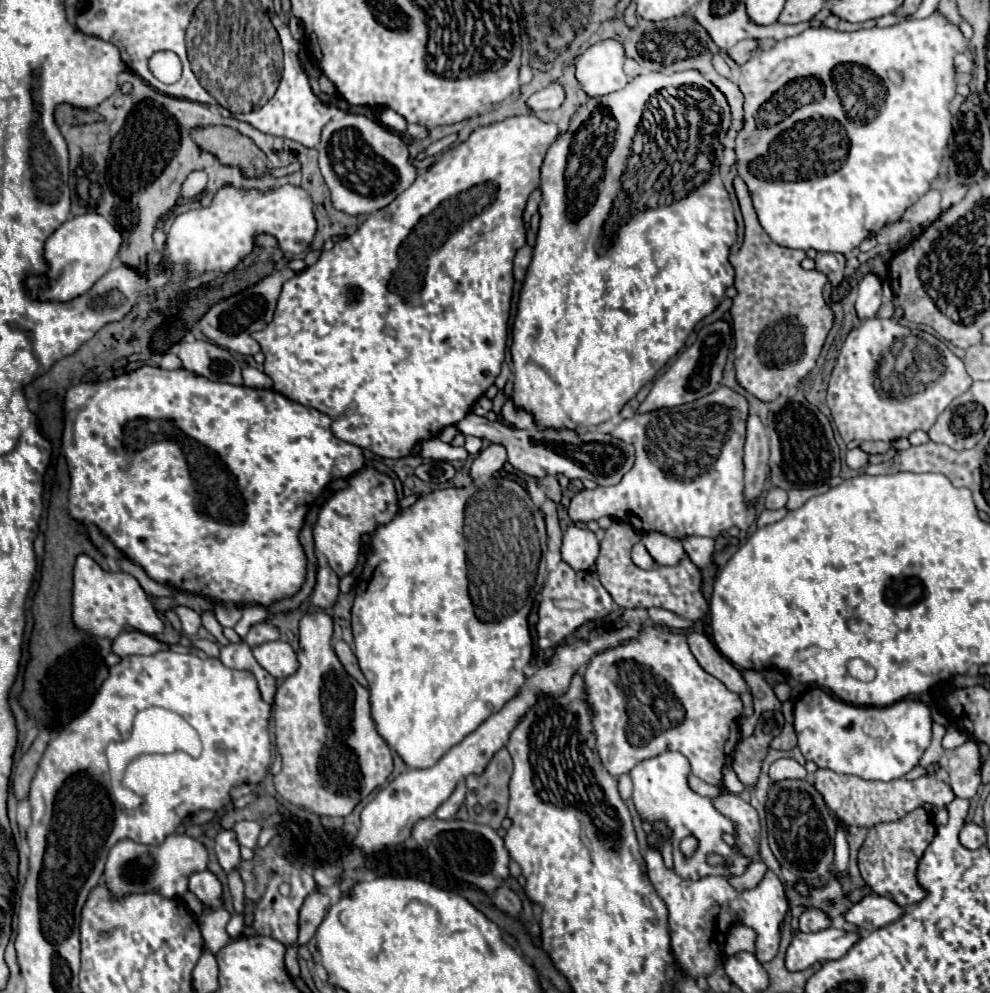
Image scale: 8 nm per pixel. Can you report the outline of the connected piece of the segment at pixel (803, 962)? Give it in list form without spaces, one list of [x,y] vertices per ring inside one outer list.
[[[827,928],[815,934],[797,932],[787,948],[785,964],[789,970],[805,970],[815,962],[843,958],[855,946],[855,942],[859,942],[859,938],[861,936],[855,932],[837,928]]]

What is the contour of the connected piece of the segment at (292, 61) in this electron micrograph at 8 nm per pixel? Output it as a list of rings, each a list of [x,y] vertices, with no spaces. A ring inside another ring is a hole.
[[[271,10],[271,22],[275,24],[275,30],[279,32],[279,39],[283,48],[284,68],[281,74],[281,84],[279,84],[275,96],[271,98],[271,102],[267,106],[248,114],[236,114],[234,117],[239,121],[251,124],[253,128],[261,130],[263,134],[291,138],[291,140],[297,140],[303,146],[313,148],[319,142],[321,128],[334,118],[338,108],[321,101],[313,94],[309,78],[307,78],[307,74],[305,74],[305,70],[299,62],[299,42],[291,36],[287,24],[273,10]]]

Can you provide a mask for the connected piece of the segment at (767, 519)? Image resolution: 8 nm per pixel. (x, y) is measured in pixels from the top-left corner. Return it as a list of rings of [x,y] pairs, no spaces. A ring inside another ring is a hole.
[[[779,508],[779,510],[763,510],[763,512],[759,514],[759,518],[757,518],[757,526],[763,528],[763,526],[767,526],[767,524],[773,524],[773,522],[781,520],[785,514],[787,514],[785,508]]]

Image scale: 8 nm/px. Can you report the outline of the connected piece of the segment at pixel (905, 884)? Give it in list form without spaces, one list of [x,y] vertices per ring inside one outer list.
[[[923,808],[909,812],[905,818],[897,822],[877,824],[869,828],[857,858],[861,878],[877,896],[891,896],[891,900],[901,908],[921,902],[925,892],[919,888],[915,872],[917,872],[917,862],[923,856],[929,842],[933,840],[933,836],[935,836],[935,826]]]

